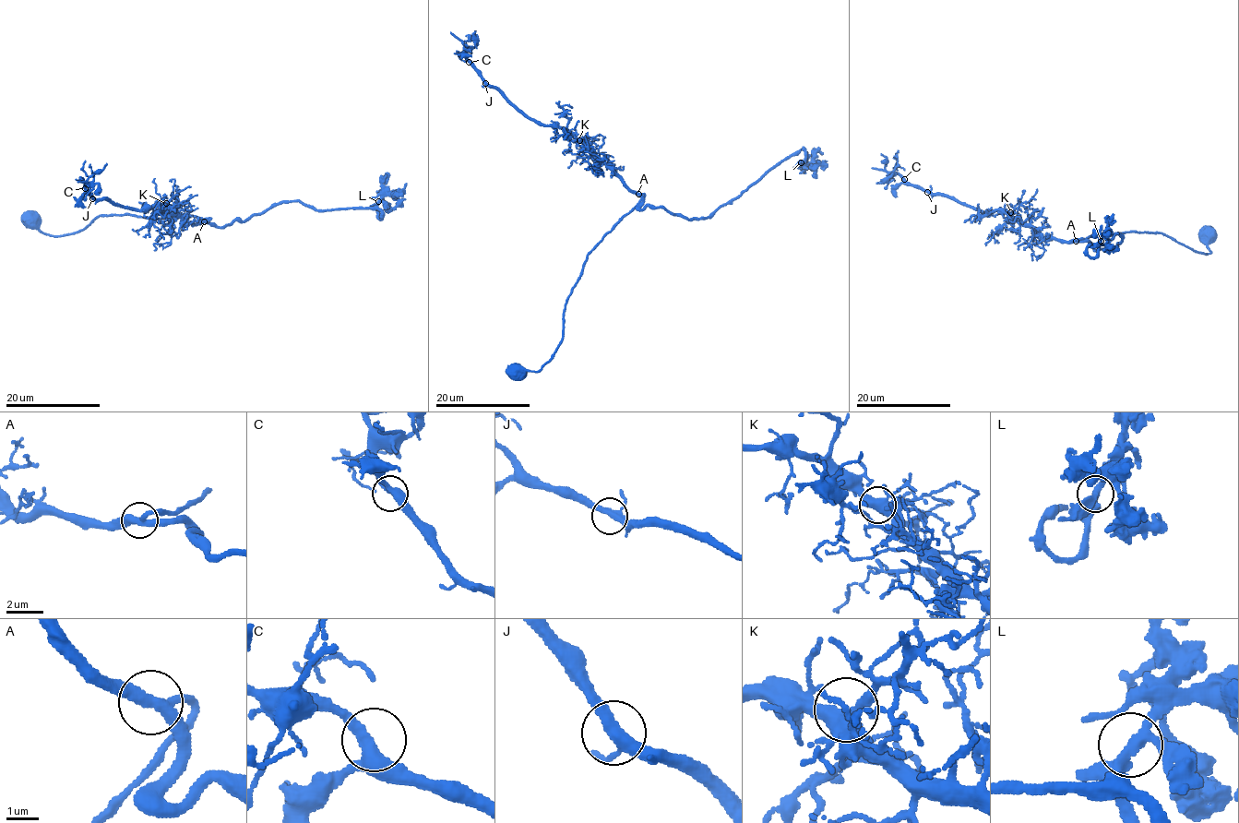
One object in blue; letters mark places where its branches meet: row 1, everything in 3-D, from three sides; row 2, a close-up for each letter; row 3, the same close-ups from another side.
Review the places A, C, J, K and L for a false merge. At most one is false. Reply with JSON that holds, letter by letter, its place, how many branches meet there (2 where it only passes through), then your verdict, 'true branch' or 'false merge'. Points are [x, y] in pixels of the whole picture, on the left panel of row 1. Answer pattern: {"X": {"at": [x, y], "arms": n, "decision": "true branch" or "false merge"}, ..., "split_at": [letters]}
{"A": {"at": [204, 221], "arms": 3, "decision": "true branch"}, "C": {"at": [85, 188], "arms": 3, "decision": "true branch"}, "J": {"at": [92, 198], "arms": 3, "decision": "true branch"}, "K": {"at": [166, 203], "arms": 3, "decision": "true branch"}, "L": {"at": [378, 201], "arms": 3, "decision": "true branch"}, "split_at": []}

